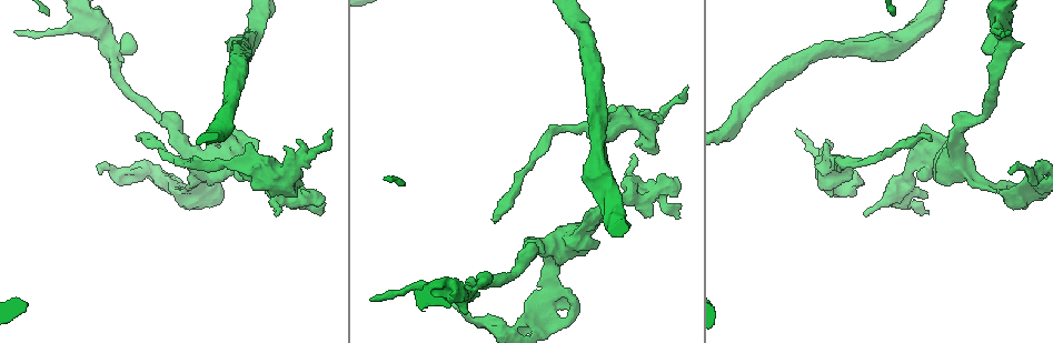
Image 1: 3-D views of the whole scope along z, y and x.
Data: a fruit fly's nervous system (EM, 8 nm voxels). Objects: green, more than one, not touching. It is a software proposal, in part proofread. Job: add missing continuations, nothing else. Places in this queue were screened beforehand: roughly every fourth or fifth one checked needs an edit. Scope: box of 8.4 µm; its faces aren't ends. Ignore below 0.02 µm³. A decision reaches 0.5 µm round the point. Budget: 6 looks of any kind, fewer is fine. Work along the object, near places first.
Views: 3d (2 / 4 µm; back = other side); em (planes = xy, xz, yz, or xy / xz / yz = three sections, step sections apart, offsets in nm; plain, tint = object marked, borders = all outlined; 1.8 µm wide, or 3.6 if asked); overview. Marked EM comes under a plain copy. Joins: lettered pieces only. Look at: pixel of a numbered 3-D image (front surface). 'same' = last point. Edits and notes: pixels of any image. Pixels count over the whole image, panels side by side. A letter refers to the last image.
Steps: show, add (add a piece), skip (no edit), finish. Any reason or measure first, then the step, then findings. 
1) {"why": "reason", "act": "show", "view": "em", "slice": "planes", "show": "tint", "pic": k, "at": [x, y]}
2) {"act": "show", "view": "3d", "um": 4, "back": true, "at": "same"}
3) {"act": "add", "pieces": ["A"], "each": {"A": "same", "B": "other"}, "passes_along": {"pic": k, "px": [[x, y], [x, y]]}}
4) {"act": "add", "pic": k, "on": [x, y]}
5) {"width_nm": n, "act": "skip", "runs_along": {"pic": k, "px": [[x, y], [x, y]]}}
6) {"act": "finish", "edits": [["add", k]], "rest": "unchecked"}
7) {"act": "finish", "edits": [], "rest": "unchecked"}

{"why": "stops while still wide", "act": "show", "view": "3d", "um": 4, "pic": 1, "at": [820, 150]}

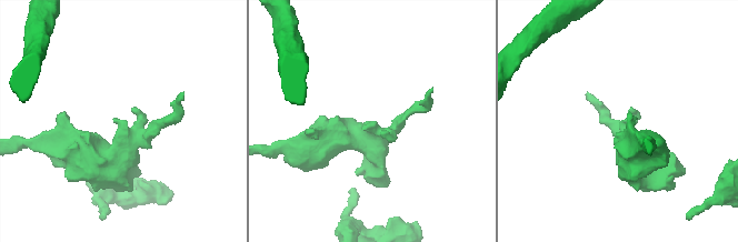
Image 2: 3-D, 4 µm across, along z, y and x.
{"why": "now the EM", "act": "show", "view": "em", "slice": "planes", "show": "borders", "pic": 2, "at": [623, 121]}

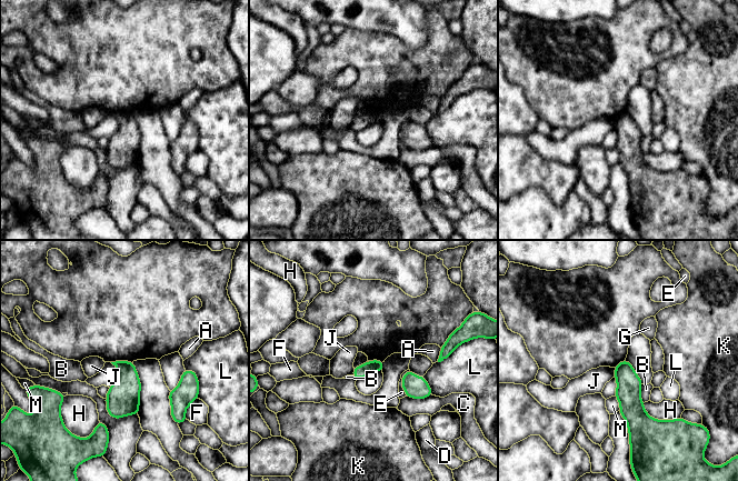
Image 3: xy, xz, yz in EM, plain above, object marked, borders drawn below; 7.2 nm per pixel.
{"act": "skip", "each": {"A": "other", "B": "other", "C": "other", "D": "other", "E": "other", "F": "other", "G": "other", "H": "other", "J": "other", "K": "other", "L": "other", "M": "other"}, "border": {"pic": 3, "px": [[614, 368], [615, 376]]}, "found": "none of them fits"}

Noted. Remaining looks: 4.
{"why": "free end", "act": "show", "view": "3d", "um": 4, "pic": 1, "at": [675, 195]}

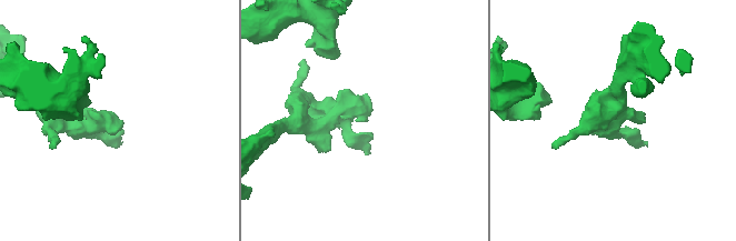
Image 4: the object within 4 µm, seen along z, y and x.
{"act": "show", "view": "em", "slice": "planes", "show": "borders", "pic": 4, "at": [119, 121]}

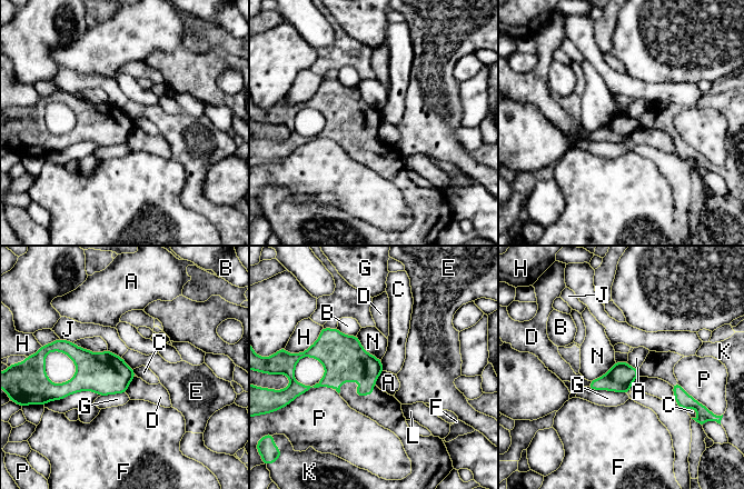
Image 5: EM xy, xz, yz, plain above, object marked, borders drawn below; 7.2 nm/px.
{"act": "add", "pieces": ["K"], "each": {"A": "other", "B": "other", "C": "other", "D": "other", "E": "other", "F": "other", "G": "other", "H": "other", "J": "other", "K": "same", "L": "other", "N": "other", "P": "other"}, "found": "it goes on there"}

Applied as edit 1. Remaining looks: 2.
{"why": "free end", "act": "show", "view": "em", "slice": "yz", "step": 4, "show": "borders", "pic": 1, "at": [483, 281]}

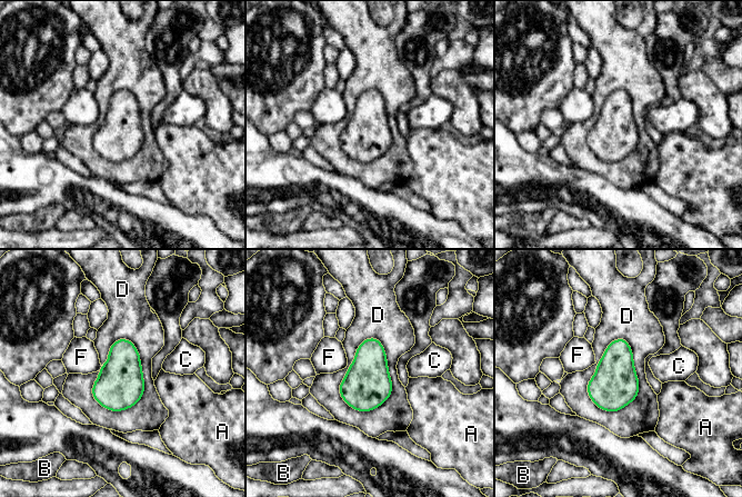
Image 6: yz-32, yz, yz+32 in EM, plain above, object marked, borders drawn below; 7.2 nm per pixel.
{"act": "skip", "each": {"A": "other", "B": "other", "C": "other", "D": "other", "F": "other"}, "found": "none of them fits"}

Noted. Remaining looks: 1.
{"act": "finish", "edits": [["add", 5]], "rest": "unchecked"}

